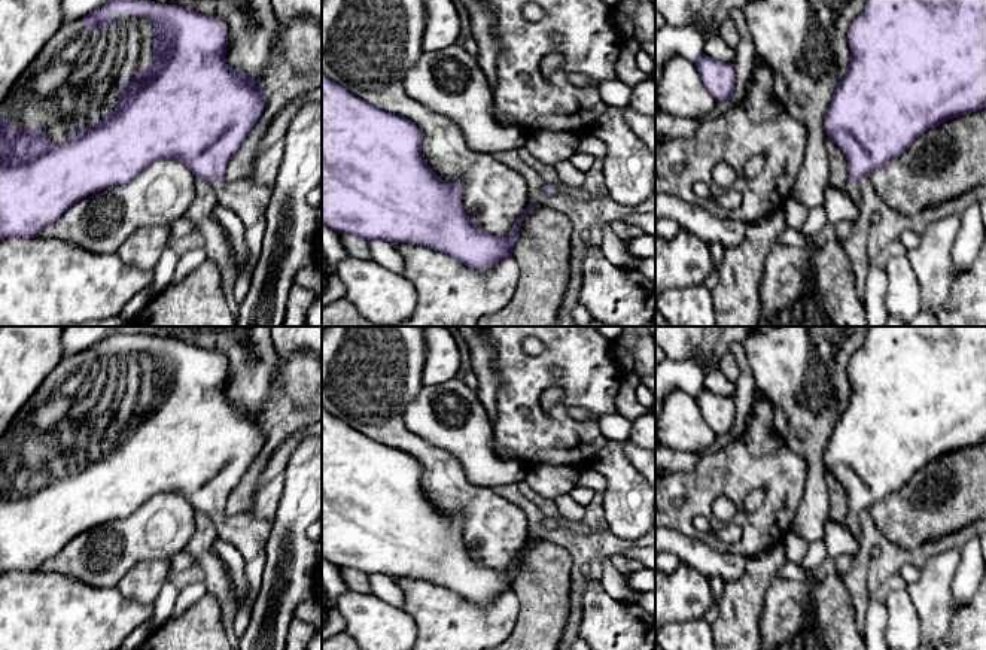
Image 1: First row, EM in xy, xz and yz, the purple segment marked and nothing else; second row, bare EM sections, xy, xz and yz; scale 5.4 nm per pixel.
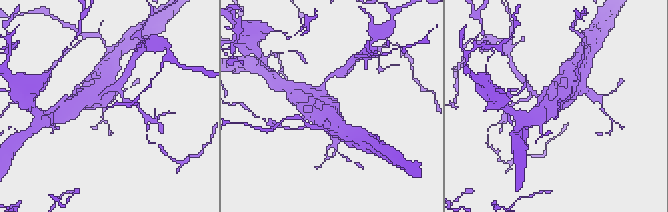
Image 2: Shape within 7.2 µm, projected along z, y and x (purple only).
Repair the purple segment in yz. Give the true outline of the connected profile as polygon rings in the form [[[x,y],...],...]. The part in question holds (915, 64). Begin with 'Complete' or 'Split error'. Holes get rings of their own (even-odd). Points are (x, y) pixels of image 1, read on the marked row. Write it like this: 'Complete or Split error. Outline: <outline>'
Split error. Outline: [[[867,0],[862,12],[850,22],[847,42],[850,64],[833,94],[824,128],[828,140],[834,142],[847,160],[849,183],[845,191],[856,204],[861,200],[858,186],[861,177],[871,176],[888,161],[898,158],[928,130],[949,119],[986,109],[986,0]]]

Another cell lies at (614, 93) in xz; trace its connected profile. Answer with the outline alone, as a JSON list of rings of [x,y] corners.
[[[614,78],[597,85],[599,94],[606,106],[627,107],[633,88]]]

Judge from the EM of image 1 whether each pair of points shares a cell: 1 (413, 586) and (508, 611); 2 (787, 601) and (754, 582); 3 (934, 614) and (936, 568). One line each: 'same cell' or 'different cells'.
1: same cell
2: different cells
3: same cell

